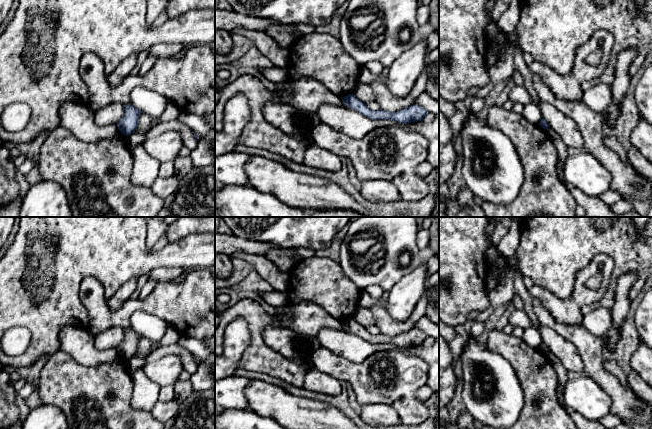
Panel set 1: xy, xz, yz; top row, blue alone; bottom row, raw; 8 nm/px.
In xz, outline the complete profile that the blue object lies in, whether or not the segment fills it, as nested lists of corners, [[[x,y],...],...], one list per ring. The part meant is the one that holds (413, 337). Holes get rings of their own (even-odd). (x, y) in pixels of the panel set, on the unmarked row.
[[[349,318],[341,322],[344,329],[346,329],[348,332],[356,334],[372,344],[393,344],[401,348],[407,348],[421,345],[429,337],[423,331],[417,328],[413,328],[398,336],[389,336],[381,333],[374,335],[369,333],[366,327],[363,327],[357,323],[353,318]]]

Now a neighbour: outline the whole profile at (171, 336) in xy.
[[[166,324],[166,332],[159,342],[153,342],[142,336],[139,340],[139,346],[134,356],[146,356],[158,347],[175,344],[177,343],[179,337],[180,335],[178,334],[177,330],[170,324]]]

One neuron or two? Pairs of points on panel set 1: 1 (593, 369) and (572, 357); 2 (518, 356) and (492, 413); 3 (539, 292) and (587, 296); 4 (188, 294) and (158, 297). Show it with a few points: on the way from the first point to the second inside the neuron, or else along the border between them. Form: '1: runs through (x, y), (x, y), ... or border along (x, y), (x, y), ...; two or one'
1: border along (571, 342), (582, 360), (583, 372); two
2: border along (494, 352), (501, 355), (512, 366), (523, 388); two
3: runs through (551, 302), (553, 304), (572, 304), (575, 301); one
4: runs through (181, 298), (165, 298); one

